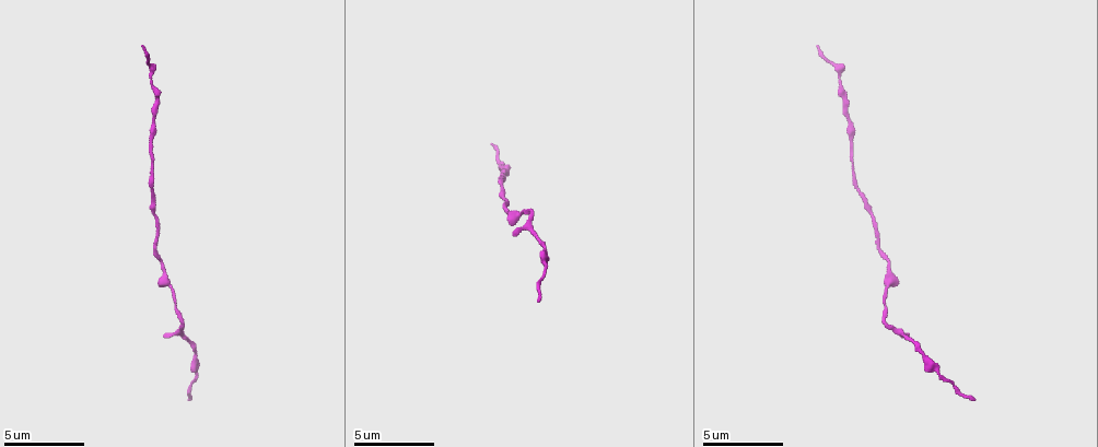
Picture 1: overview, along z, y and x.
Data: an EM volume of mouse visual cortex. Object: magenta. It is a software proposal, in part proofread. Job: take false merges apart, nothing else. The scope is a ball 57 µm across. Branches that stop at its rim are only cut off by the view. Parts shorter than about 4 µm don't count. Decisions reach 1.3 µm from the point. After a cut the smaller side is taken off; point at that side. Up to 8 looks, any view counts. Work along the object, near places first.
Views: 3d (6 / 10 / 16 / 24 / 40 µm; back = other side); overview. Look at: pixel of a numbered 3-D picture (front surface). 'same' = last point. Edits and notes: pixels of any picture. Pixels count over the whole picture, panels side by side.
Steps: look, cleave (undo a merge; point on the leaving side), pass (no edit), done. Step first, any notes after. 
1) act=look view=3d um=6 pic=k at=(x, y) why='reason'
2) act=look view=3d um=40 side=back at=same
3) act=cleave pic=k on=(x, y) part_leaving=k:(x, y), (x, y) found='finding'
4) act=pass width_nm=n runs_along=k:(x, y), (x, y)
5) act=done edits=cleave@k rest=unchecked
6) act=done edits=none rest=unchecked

act=look view=3d um=6 pic=1 at=(153, 84) why='thin neck'

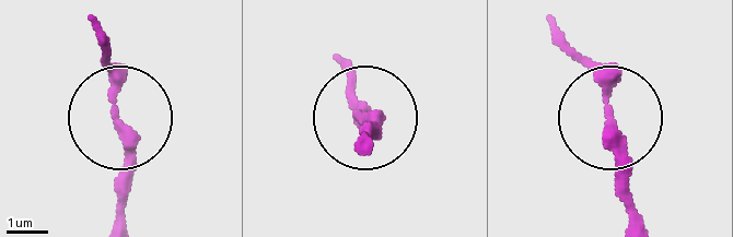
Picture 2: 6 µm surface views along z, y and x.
act=look view=3d um=6 side=back pic=2 at=(115, 116)

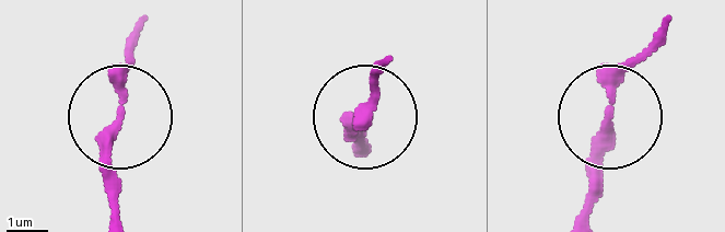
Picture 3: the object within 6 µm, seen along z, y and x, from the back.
act=pass found='continuous, no second neuron'

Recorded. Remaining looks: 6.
act=look view=3d um=10 pic=1 at=(852, 168) why='a narrow waist'

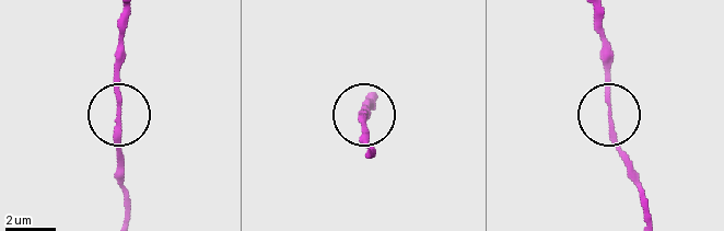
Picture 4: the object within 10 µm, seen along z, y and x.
act=pass runs_along=4:(124, 219), (128, 194), (116, 46) found='all the same neuron'

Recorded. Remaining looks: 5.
act=look view=3d um=6 pic=1 at=(875, 241)

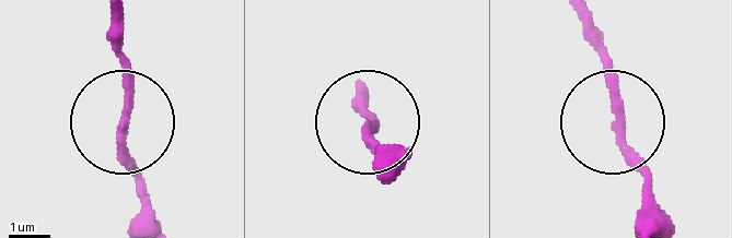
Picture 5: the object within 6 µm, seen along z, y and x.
act=pass width_nm=200 runs_along=5:(119, 119), (140, 224) found='all the same neuron'

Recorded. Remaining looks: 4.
act=look view=3d um=16 pic=1 at=(885, 303) why='narrows sharply'

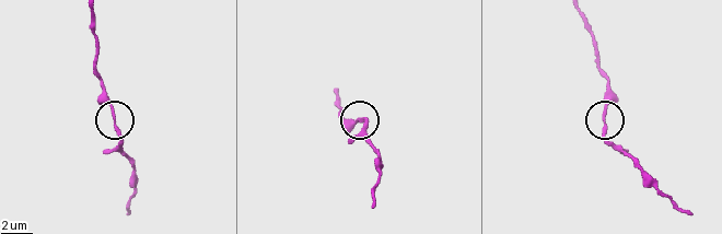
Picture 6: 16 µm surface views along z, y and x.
act=pass found='all the same neuron'

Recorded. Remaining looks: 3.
act=done edits=none rest=unchecked

